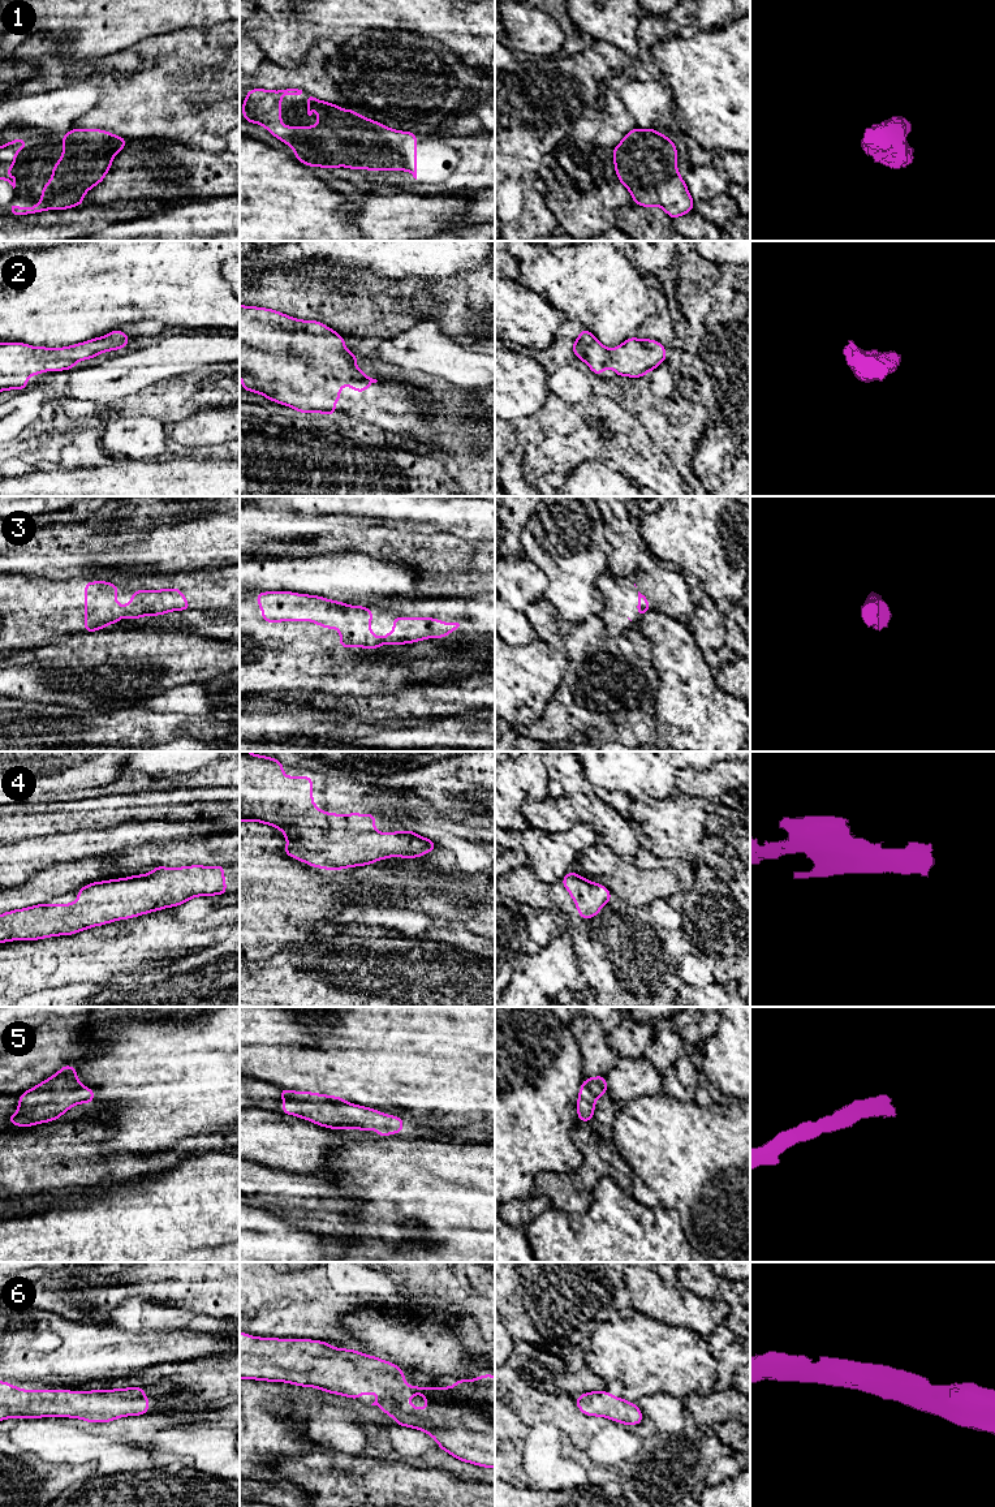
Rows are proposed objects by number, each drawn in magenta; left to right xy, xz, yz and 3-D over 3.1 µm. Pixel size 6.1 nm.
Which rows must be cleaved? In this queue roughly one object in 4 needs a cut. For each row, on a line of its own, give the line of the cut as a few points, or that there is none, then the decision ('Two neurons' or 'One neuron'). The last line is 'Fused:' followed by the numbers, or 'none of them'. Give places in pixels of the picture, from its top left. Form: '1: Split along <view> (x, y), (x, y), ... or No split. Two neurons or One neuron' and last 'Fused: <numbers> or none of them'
1: No split. One neuron
2: No split. One neuron
3: No split. One neuron
4: No split. One neuron
5: No split. One neuron
6: No split. One neuron
Fused: none of them

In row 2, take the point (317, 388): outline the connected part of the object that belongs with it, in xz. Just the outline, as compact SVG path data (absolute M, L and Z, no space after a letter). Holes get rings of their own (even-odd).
M240 305L241 388L290 406L298 413L336 414L340 391L348 384L362 393L376 379L356 366L359 358L346 349L345 337L318 320L301 320L272 309Z

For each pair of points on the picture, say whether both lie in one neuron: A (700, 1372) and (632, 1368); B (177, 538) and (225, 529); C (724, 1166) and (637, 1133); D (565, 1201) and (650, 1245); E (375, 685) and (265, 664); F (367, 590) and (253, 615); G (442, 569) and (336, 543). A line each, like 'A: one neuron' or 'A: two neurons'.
A: one neuron
B: one neuron
C: one neuron
D: two neurons
E: one neuron
F: two neurons
G: one neuron

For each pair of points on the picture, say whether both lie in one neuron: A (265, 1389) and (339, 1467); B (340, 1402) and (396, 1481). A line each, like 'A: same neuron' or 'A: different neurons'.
A: different neurons
B: different neurons

